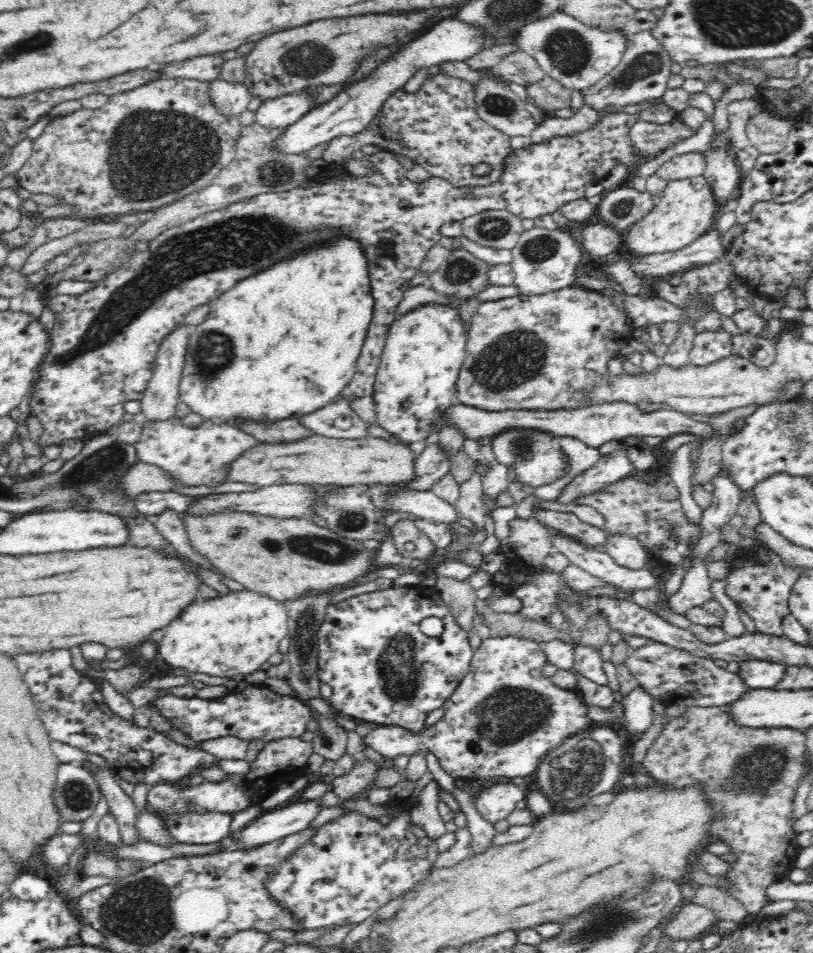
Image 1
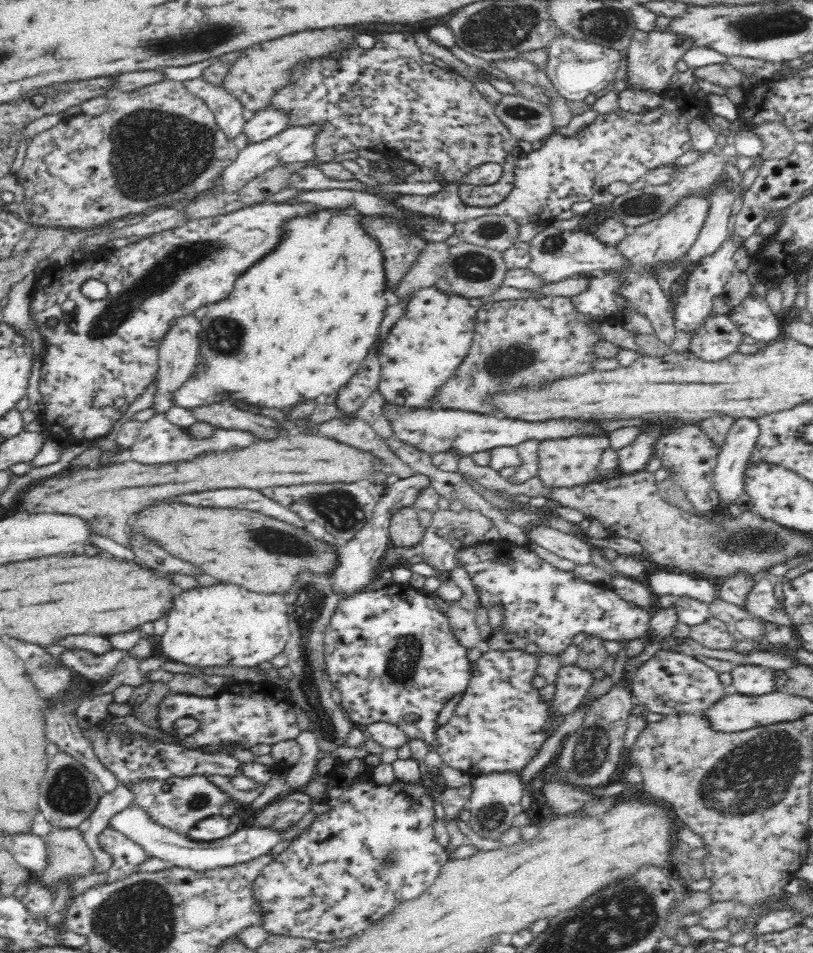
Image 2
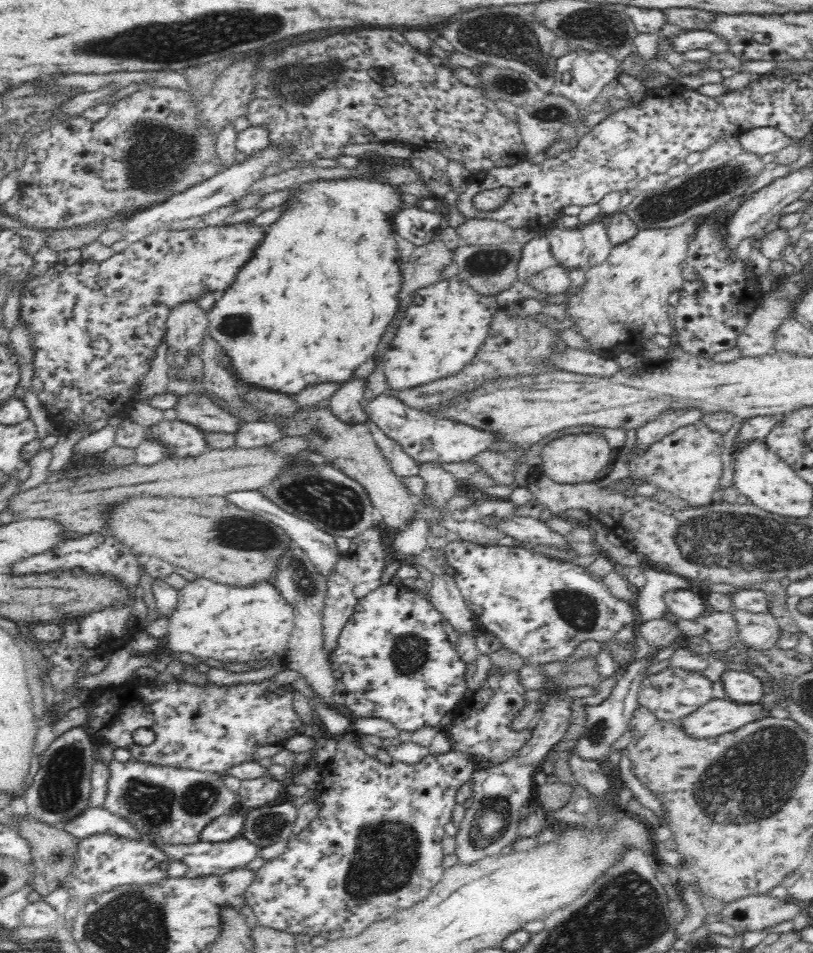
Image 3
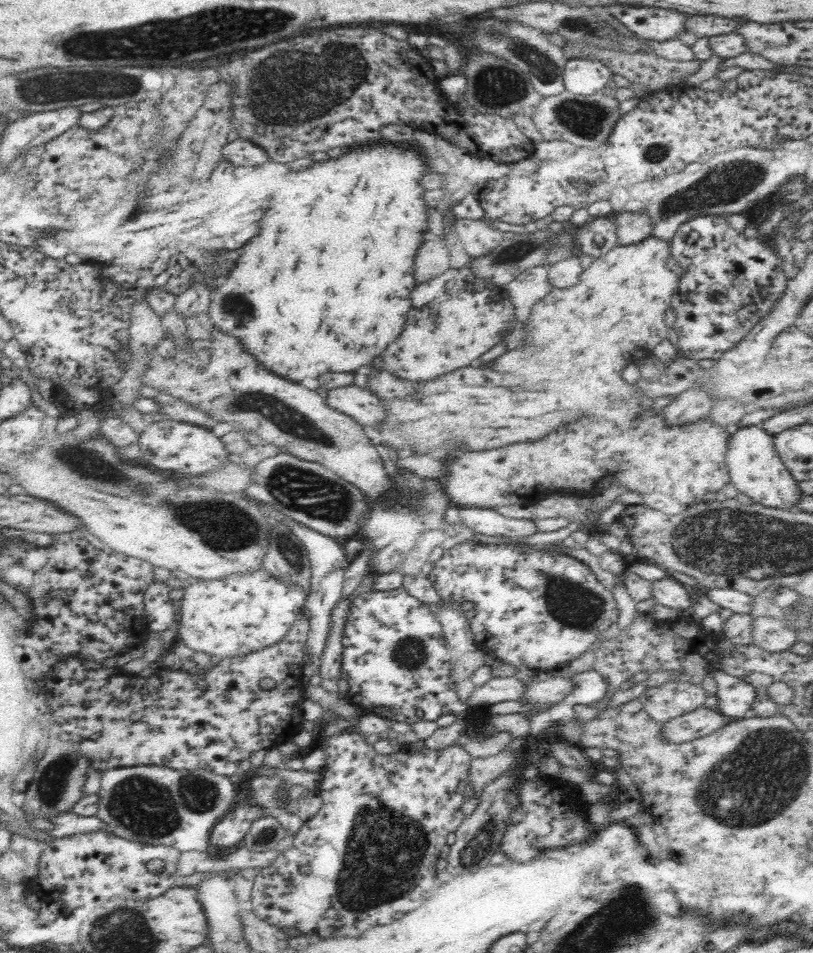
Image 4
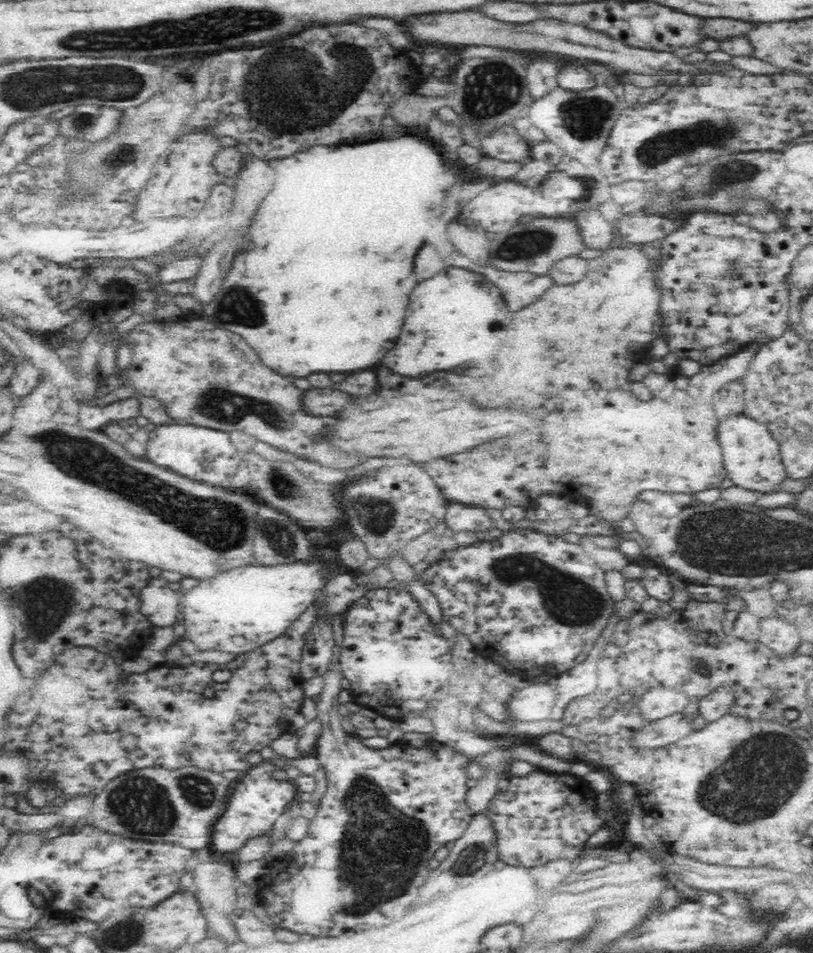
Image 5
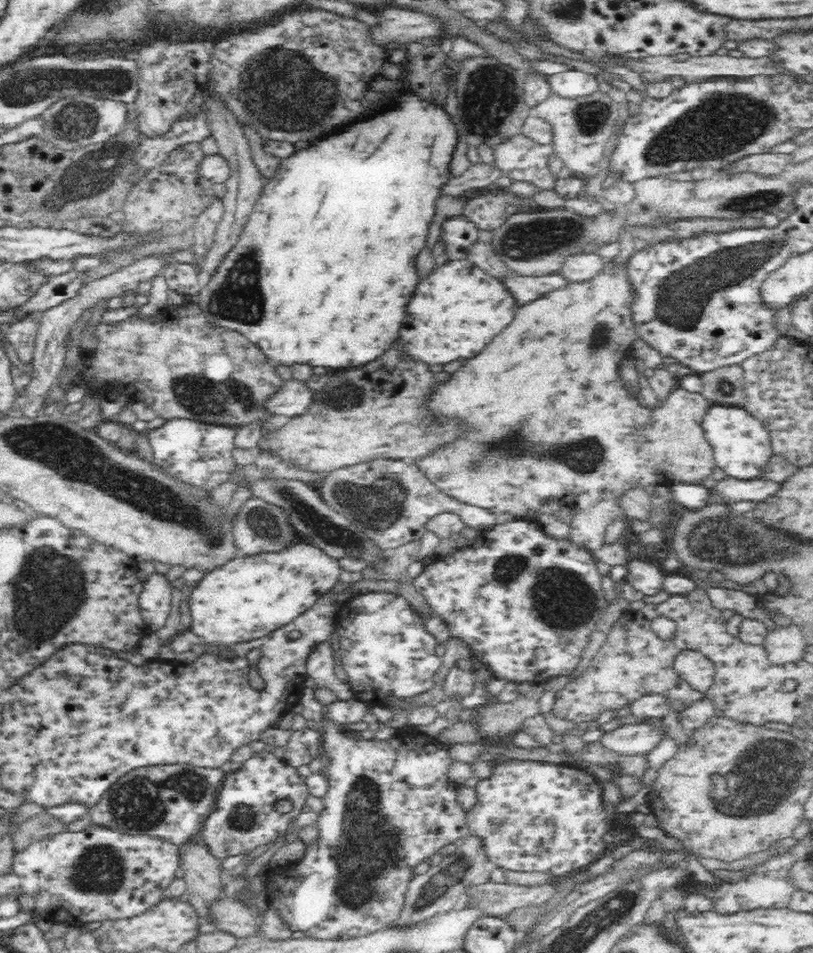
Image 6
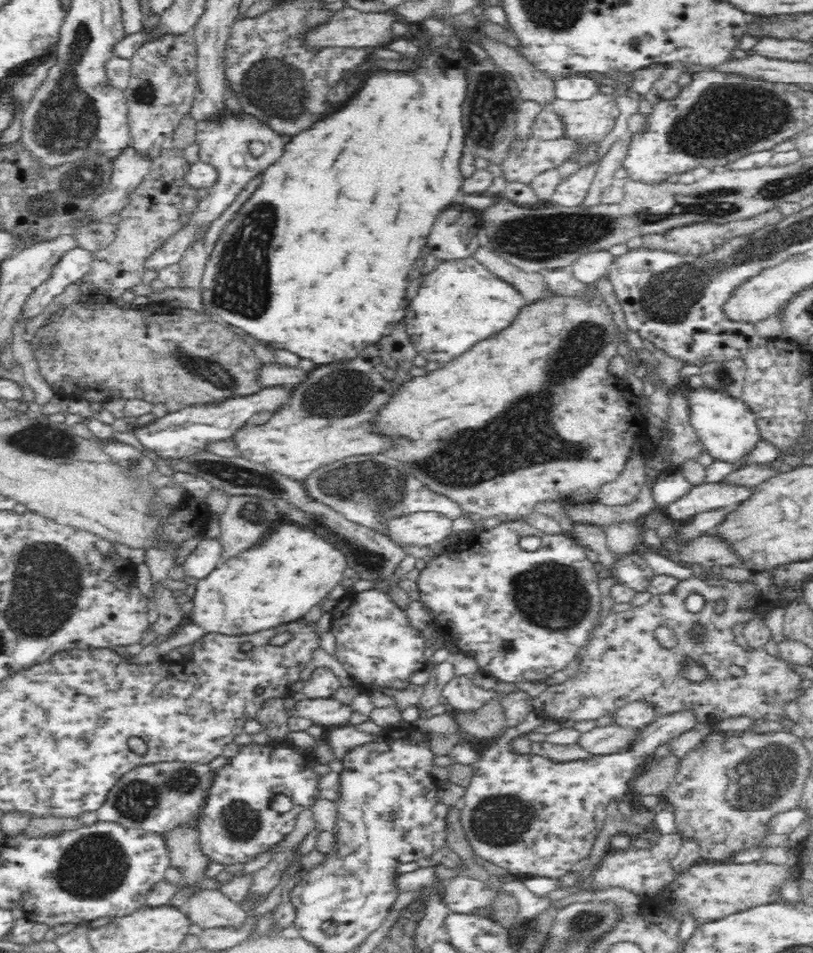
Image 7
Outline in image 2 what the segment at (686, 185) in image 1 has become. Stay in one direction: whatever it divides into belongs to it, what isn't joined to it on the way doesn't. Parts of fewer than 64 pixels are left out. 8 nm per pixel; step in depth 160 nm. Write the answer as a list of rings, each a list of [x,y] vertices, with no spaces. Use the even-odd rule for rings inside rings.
[[[700,195],[684,197],[670,214],[631,229],[630,234],[615,247],[626,259],[626,266],[622,266],[618,272],[621,282],[615,296],[625,300],[622,308],[635,310],[648,318],[654,328],[653,334],[668,346],[675,339],[675,314],[670,299],[665,295],[661,284],[658,284],[657,274],[662,267],[675,267],[686,256],[704,227],[708,214],[708,198]]]

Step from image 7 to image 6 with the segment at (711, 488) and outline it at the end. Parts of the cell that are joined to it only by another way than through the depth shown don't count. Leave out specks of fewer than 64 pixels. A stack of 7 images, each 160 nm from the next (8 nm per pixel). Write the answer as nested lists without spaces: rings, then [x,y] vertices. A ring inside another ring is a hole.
[[[727,476],[710,489],[708,504],[726,502],[731,505],[740,501],[752,501],[756,504],[774,496],[780,490],[782,490],[782,483],[774,480],[738,480]]]

